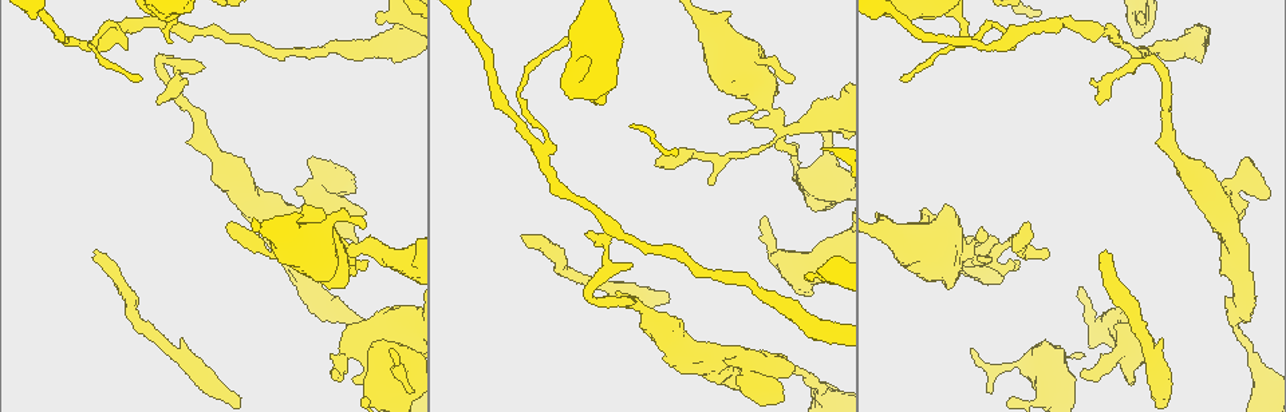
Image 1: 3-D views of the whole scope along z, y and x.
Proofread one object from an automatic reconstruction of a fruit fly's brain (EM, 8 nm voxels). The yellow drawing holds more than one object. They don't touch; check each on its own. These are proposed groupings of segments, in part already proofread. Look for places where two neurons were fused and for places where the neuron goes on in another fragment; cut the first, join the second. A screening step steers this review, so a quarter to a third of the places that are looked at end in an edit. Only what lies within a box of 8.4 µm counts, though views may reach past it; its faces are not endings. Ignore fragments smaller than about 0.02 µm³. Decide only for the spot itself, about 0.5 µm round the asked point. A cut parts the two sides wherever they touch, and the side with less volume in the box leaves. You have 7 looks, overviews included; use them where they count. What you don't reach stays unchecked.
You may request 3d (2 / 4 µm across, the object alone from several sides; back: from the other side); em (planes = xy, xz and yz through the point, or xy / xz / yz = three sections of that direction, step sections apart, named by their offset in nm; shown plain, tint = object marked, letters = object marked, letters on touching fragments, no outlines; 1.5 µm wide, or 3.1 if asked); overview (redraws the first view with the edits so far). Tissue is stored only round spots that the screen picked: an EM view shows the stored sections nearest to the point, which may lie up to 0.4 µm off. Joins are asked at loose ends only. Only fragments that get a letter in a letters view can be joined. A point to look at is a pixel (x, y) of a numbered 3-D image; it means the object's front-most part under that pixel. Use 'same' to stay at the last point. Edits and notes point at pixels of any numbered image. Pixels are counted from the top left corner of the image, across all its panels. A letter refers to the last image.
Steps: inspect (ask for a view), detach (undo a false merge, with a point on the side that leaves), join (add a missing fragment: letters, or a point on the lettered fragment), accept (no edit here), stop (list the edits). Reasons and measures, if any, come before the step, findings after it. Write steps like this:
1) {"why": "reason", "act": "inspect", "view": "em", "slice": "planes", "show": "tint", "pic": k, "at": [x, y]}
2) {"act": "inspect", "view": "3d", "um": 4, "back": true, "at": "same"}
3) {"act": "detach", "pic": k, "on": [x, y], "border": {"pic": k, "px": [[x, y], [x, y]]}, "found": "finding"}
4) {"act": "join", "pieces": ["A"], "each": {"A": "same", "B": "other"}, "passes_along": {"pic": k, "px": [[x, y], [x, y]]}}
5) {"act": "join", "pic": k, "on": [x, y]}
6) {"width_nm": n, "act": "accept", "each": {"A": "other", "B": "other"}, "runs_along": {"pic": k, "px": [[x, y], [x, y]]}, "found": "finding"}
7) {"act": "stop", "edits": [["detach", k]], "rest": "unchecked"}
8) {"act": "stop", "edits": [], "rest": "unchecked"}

{"why": "end of a long branch", "act": "inspect", "view": "3d", "um": 2, "pic": 1, "at": [521, 238]}

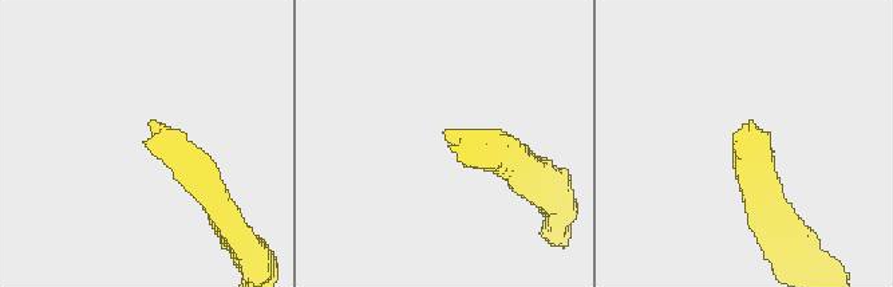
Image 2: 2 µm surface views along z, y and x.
{"act": "inspect", "view": "em", "slice": "planes", "show": "letters", "pic": 2, "at": [450, 149]}

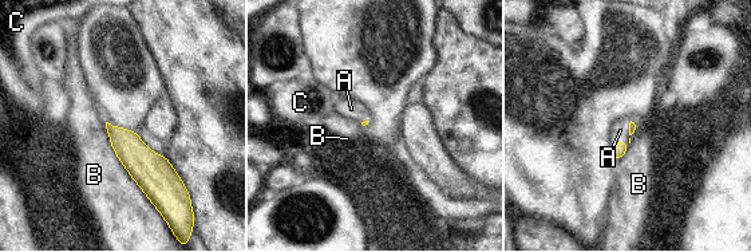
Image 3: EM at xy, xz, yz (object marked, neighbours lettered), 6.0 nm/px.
{"act": "join", "pieces": ["A"], "each": {"A": "same", "B": "other", "C": "other"}, "passes_along": {"pic": 3, "px": [[619, 149], [629, 140], [620, 130]]}, "found": "the neuron continues"}

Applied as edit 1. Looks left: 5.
{"act": "inspect", "view": "overview"}

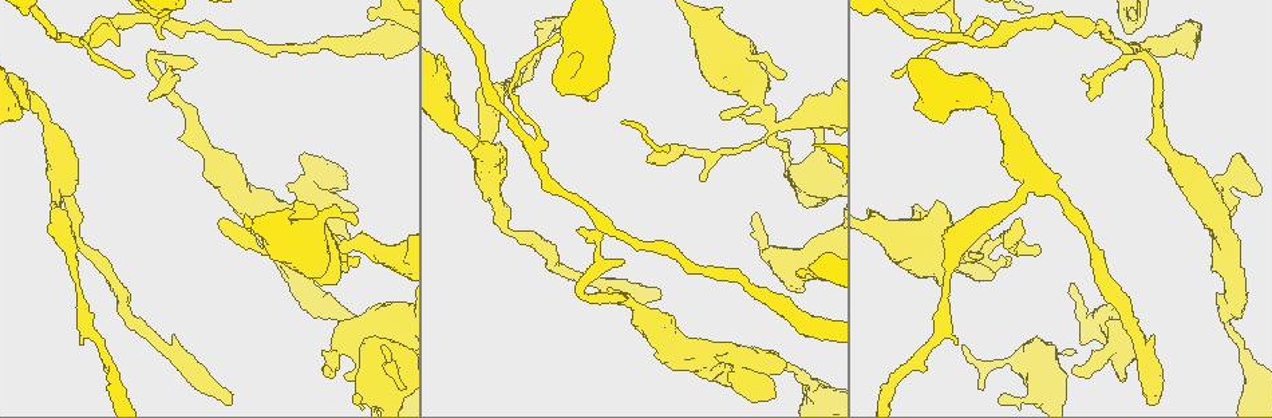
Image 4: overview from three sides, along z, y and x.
{"why": "free end", "act": "inspect", "view": "em", "slice": "xz", "step": 4, "show": "letters", "pic": 4, "at": [577, 232]}

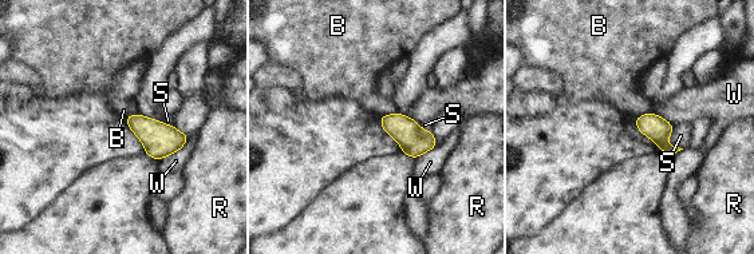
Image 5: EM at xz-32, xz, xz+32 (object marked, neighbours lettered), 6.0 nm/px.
{"act": "accept", "each": {"B": "other", "R": "other", "S": "other", "W": "other"}, "border": {"pic": 5, "px": [[393, 111], [378, 118]]}, "found": "no lettered fragment goes on from it"}

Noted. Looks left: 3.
{"why": "stops while still wide", "act": "inspect", "view": "3d", "um": 4, "back": true, "pic": 4, "at": [729, 363]}

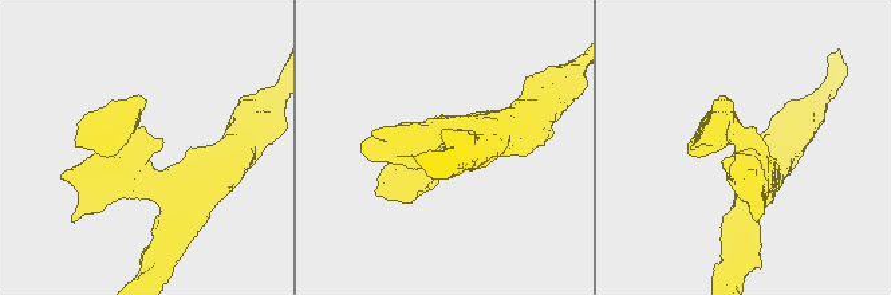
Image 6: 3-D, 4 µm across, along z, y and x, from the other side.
{"act": "inspect", "view": "em", "slice": "yz", "step": 4, "show": "tint", "pic": 6, "at": [744, 127]}

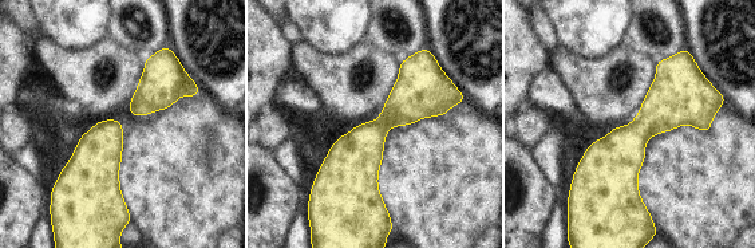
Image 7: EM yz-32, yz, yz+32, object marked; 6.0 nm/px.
{"act": "inspect", "view": "em", "slice": "yz", "step": 4, "show": "letters", "at": "same"}

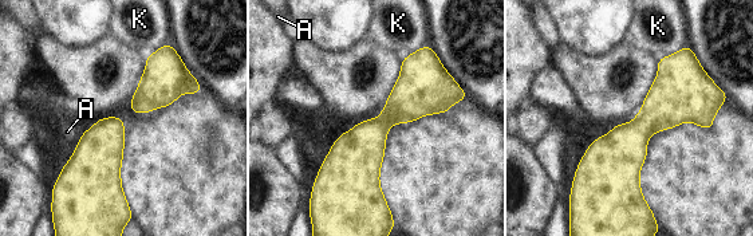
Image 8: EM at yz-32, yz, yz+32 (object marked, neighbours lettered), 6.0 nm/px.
{"act": "accept", "each": {"A": "other", "K": "other"}, "runs_along": {"pic": 8, "px": [[422, 52], [421, 85], [369, 137], [370, 199]]}, "found": "no lettered fragment goes on from it"}

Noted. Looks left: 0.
{"act": "stop", "edits": [["join", 3]], "rest": "unchecked"}

